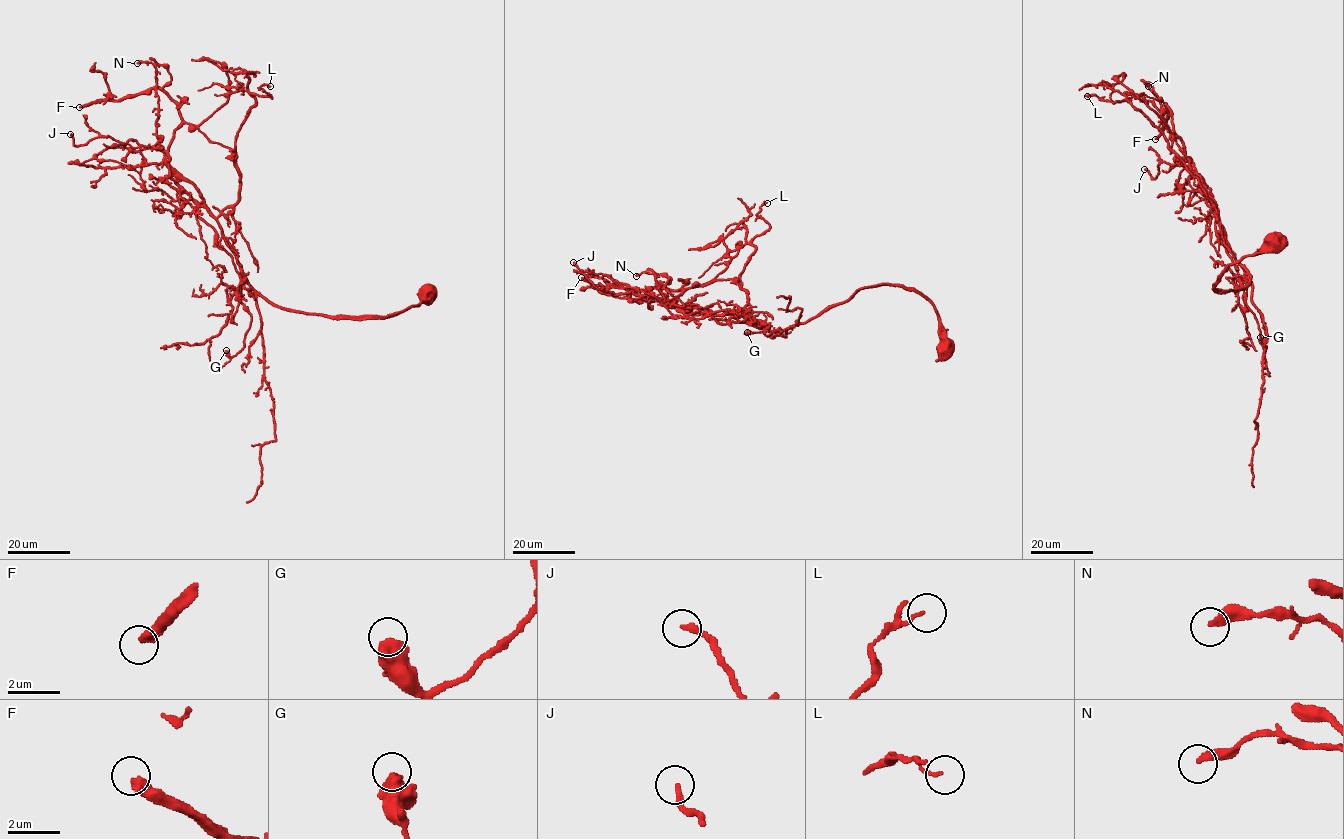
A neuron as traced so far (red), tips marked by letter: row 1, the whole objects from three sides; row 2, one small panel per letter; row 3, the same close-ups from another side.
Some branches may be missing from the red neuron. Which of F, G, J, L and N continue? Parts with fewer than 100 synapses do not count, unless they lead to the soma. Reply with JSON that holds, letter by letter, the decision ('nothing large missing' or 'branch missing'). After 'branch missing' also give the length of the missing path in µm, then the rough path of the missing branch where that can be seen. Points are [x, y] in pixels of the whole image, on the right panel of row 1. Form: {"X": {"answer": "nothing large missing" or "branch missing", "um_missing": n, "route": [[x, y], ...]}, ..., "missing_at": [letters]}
{"F": {"answer": "branch missing", "um_missing": 50, "route": [[1155, 139], [1154, 149], [1134, 168], [1134, 216], [1137, 225], [1134, 225]]}, "G": {"answer": "nothing large missing"}, "J": {"answer": "nothing large missing"}, "L": {"answer": "nothing large missing"}, "N": {"answer": "nothing large missing"}, "missing_at": ["F"]}

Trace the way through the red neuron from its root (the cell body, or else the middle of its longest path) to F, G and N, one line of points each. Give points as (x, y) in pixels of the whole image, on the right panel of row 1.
F: (1273, 240), (1229, 265), (1215, 290), (1245, 288), (1250, 273), (1165, 104), (1155, 139)
G: (1273, 240), (1229, 265), (1213, 288), (1241, 289), (1250, 275), (1242, 287), (1260, 337)
N: (1273, 240), (1229, 265), (1215, 290), (1245, 288), (1250, 273), (1236, 259), (1214, 199), (1165, 126), (1148, 86)

